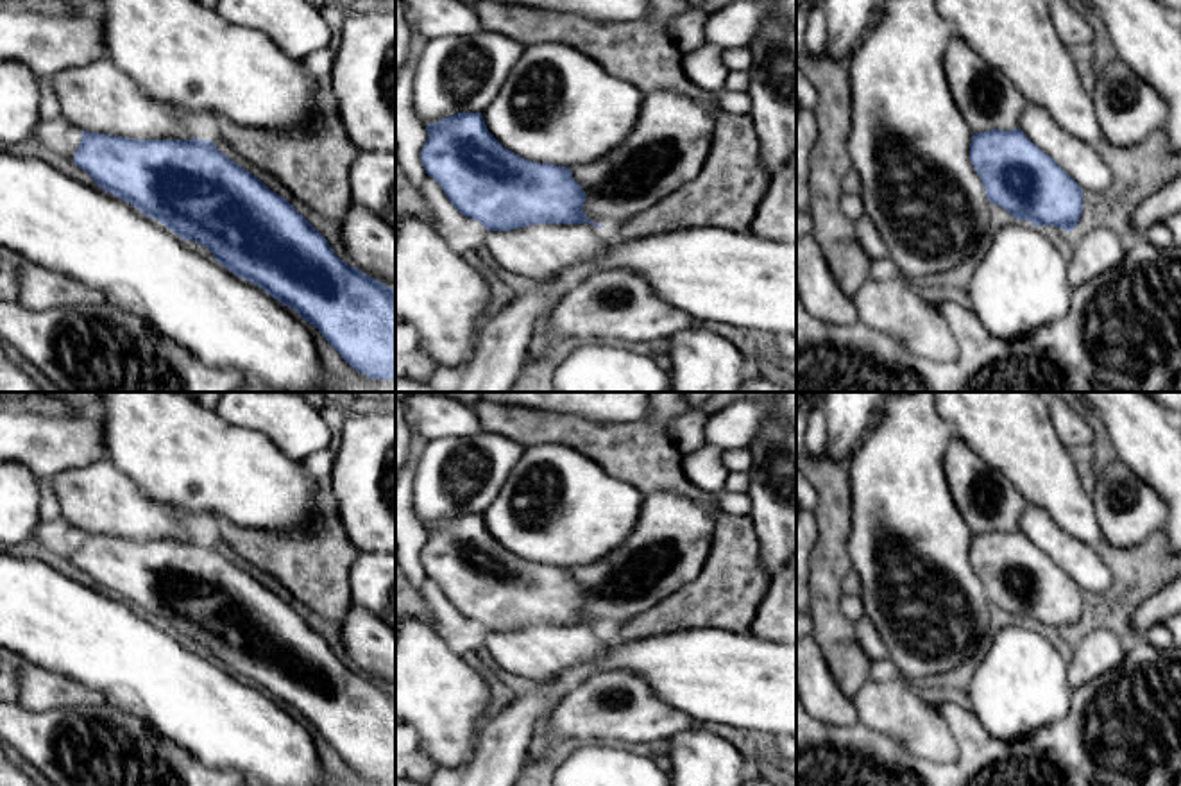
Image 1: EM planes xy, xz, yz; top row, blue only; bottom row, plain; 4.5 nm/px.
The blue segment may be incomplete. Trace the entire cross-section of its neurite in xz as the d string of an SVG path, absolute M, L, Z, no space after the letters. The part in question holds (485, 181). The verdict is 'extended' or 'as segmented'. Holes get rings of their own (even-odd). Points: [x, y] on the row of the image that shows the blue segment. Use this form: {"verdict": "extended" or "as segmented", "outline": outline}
{"verdict": "extended", "outline": "M455 113L426 131L421 150L426 174L462 215L487 229L483 254L512 281L546 281L607 251L610 235L583 213L587 195L571 168L514 154L489 132L481 113Z"}

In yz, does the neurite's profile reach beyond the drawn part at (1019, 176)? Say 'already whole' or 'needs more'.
needs more

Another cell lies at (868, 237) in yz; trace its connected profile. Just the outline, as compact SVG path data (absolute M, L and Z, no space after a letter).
M862 215L855 222L855 235L862 251L871 261L888 258L888 247L868 215Z

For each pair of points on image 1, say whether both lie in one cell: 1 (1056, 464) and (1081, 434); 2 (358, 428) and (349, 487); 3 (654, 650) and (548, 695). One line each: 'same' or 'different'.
1: different
2: same
3: same

